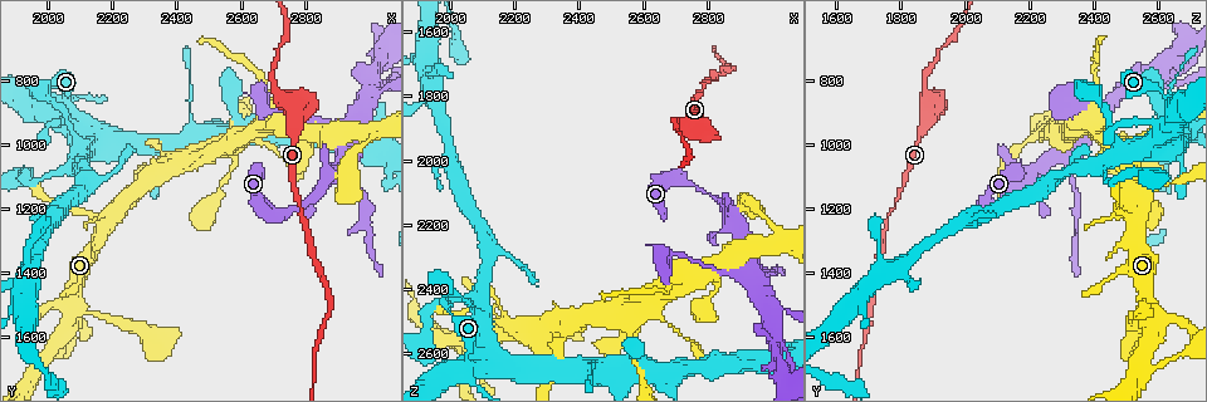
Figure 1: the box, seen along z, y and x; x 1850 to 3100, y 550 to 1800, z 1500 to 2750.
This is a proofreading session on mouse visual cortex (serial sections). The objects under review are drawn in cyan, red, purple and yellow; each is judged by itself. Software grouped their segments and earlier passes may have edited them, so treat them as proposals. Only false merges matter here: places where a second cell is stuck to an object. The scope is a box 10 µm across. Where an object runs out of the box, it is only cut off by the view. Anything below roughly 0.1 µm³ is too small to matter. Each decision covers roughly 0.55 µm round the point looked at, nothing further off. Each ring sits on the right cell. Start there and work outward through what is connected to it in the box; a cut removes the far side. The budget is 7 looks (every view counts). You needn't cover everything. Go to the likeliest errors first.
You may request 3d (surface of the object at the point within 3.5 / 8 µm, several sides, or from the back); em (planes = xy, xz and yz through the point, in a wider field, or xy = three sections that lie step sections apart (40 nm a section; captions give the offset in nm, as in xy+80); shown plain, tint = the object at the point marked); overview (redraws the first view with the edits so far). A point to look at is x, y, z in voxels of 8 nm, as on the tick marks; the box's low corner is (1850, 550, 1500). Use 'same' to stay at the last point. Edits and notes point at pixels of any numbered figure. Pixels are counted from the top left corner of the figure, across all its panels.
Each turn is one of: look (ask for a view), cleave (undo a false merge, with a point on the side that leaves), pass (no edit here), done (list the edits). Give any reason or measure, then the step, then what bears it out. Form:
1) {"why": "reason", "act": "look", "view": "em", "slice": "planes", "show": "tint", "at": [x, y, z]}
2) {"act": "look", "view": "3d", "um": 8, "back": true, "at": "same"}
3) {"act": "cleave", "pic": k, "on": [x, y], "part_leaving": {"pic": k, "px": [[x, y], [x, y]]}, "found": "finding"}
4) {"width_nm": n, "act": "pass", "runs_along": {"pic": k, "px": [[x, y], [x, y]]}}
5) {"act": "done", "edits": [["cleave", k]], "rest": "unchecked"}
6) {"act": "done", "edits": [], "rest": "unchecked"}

{"why": "side arm on a straight run", "act": "look", "view": "3d", "um": 3.5, "at": [3010, 820, 2570]}

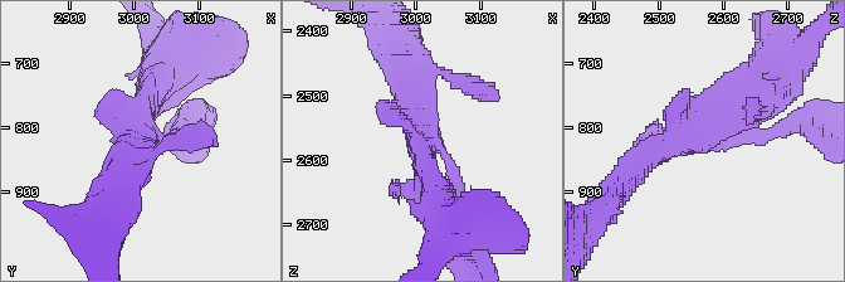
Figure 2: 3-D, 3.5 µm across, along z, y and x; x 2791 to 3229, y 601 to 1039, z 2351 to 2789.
{"act": "look", "view": "em", "slice": "planes", "show": "tint", "at": [3010, 815, 2565]}

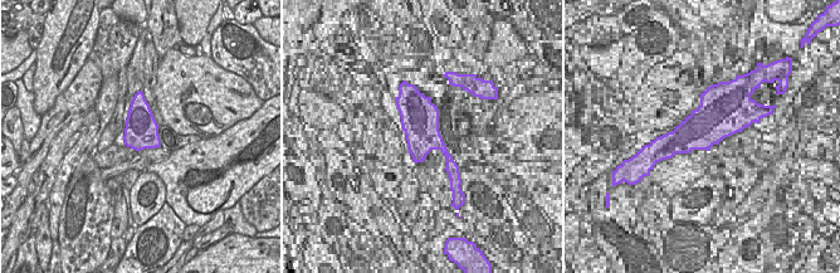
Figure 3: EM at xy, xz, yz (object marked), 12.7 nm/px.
{"width_nm": 420, "act": "pass", "runs_along": {"pic": 2, "px": [[631, 170], [760, 77]]}, "found": "all the same cell"}

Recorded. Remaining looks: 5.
{"why": "four arms meet", "act": "look", "view": "3d", "um": 8, "at": [2550, 1010, 2490]}

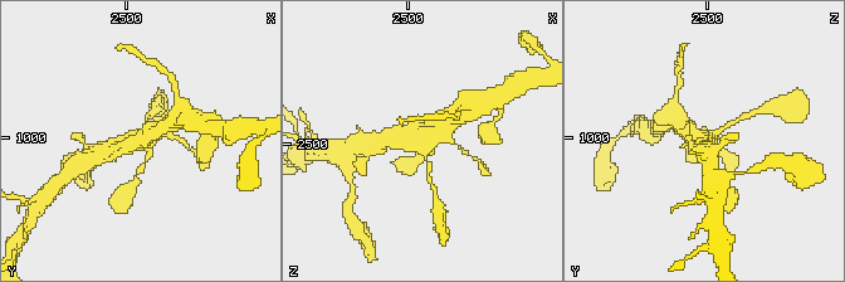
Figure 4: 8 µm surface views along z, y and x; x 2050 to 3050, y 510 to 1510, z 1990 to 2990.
{"act": "look", "view": "3d", "um": 3.5, "back": true, "at": "same"}

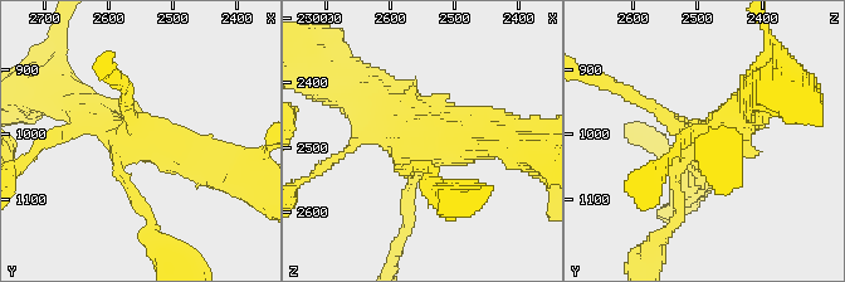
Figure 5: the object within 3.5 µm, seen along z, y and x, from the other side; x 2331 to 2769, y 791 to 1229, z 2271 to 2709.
{"act": "look", "view": "em", "slice": "xy", "step": 3, "show": "tint", "at": [2555, 1020, 2490]}

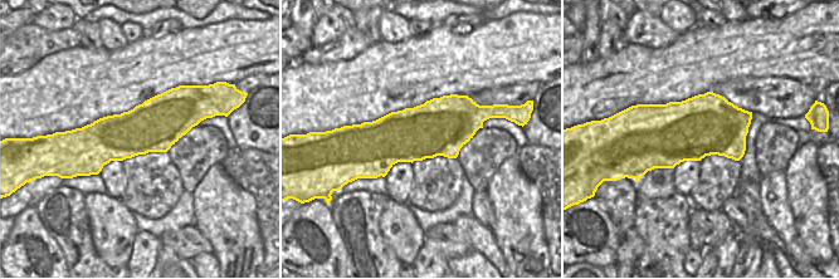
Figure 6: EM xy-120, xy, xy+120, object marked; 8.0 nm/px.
{"act": "pass", "runs_along": {"pic": 5, "px": [[218, 163], [133, 144], [76, 101]]}, "found": "all the same cell"}

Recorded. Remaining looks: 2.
{"why": "calibre changes", "act": "look", "view": "3d", "um": 3.5, "at": [2710, 800, 1880]}

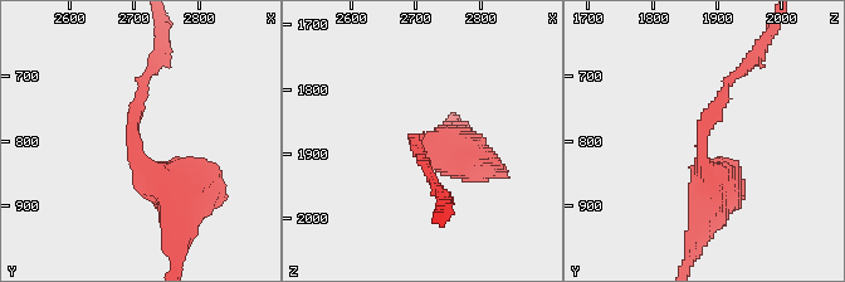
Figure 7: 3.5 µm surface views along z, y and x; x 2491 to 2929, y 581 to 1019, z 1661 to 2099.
{"act": "look", "view": "em", "slice": "xy", "step": 5, "show": "tint", "at": [2700, 800, 1880]}

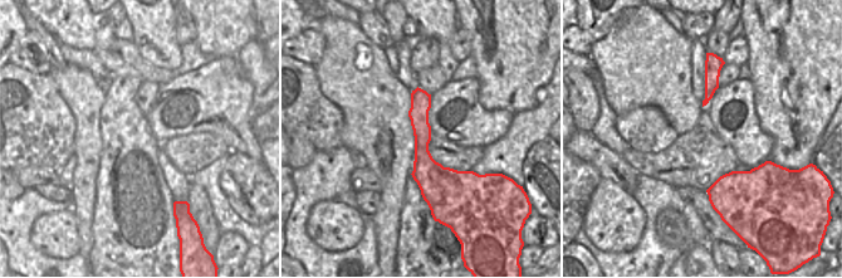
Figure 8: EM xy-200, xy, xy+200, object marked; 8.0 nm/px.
{"arm_widths_nm": [150, 500], "act": "pass", "runs_along": {"pic": 7, "px": [[708, 205], [702, 132], [741, 71]]}, "found": "continuous, no second cell"}

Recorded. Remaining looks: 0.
{"act": "done", "edits": [], "rest": "unchecked"}

